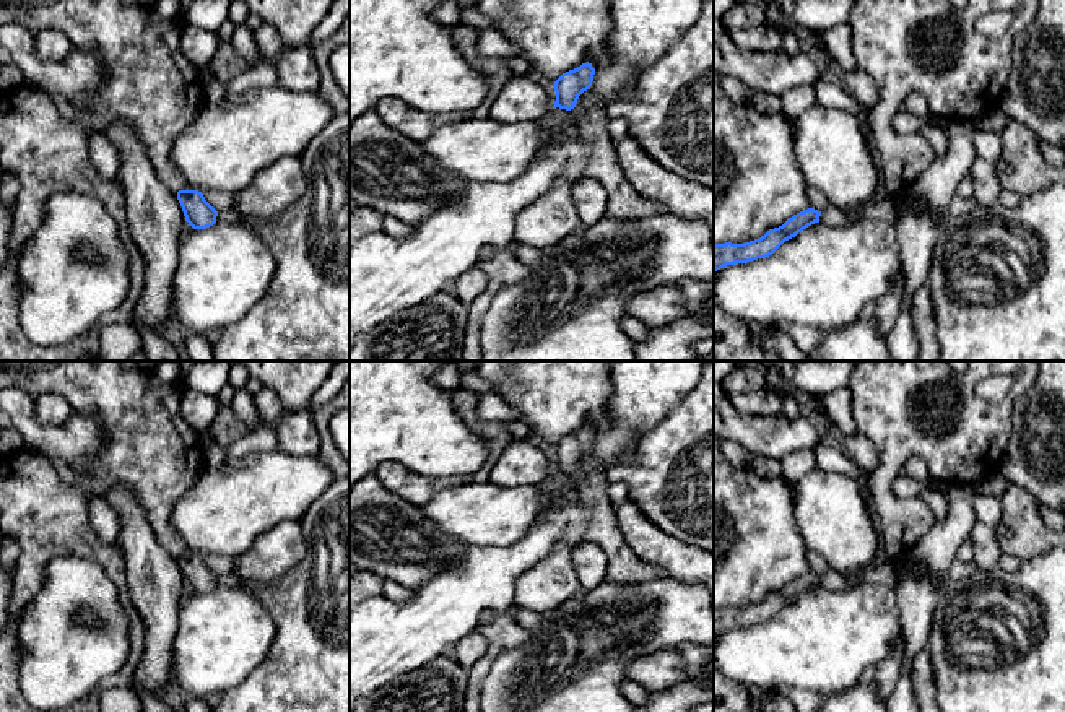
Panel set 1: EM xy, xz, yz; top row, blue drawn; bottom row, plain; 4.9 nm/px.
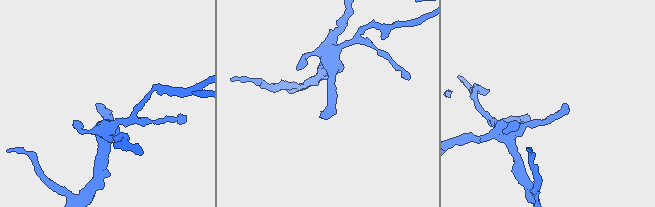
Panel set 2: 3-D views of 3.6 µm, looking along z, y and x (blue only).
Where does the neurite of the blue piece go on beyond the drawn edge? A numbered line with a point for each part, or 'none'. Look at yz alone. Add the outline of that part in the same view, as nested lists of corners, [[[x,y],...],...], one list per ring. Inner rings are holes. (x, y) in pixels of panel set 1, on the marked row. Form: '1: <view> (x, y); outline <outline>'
1: yz (885, 210); outline [[[888,197],[883,200],[872,200],[857,210],[841,210],[828,205],[819,216],[819,223],[832,228],[845,228],[859,221],[880,219],[896,223],[896,202]]]

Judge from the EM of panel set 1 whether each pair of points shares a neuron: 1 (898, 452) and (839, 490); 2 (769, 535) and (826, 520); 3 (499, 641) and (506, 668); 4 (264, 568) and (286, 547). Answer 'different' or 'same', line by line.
1: different
2: different
3: different
4: same

